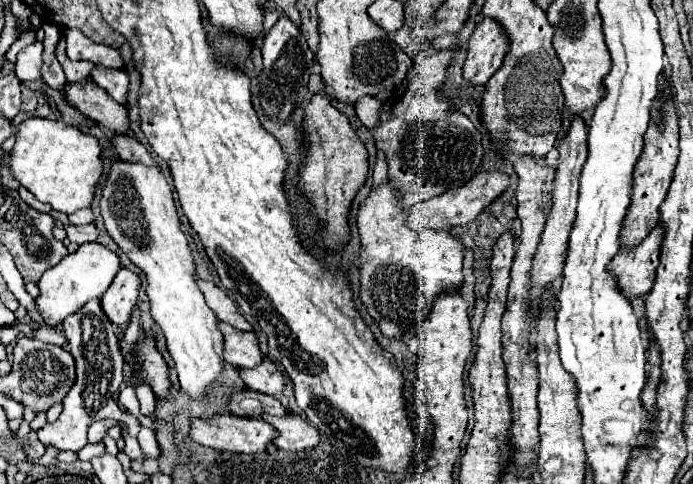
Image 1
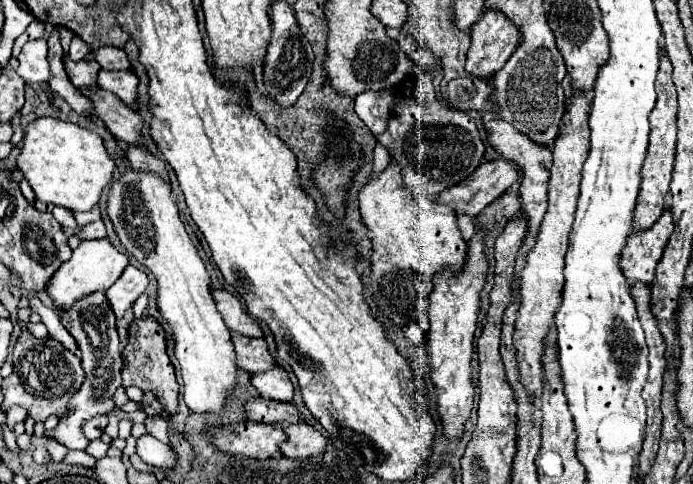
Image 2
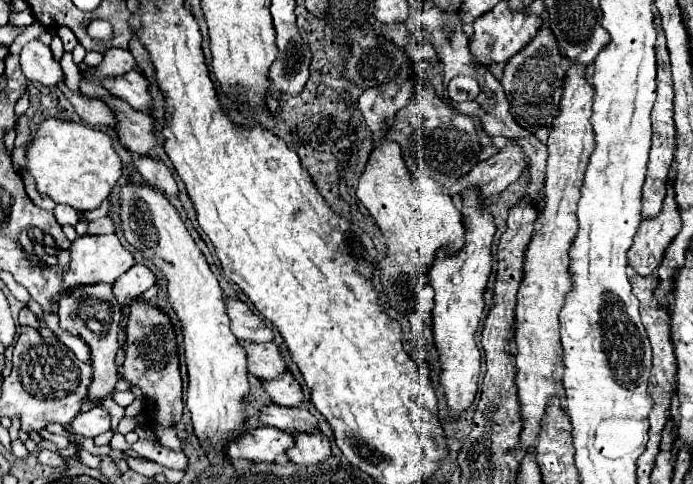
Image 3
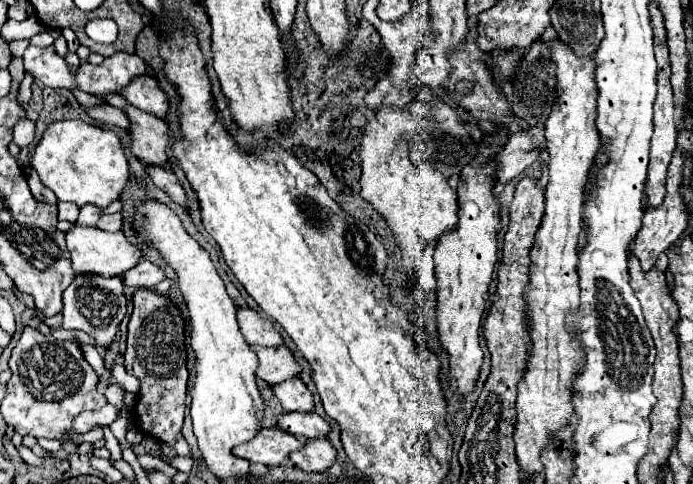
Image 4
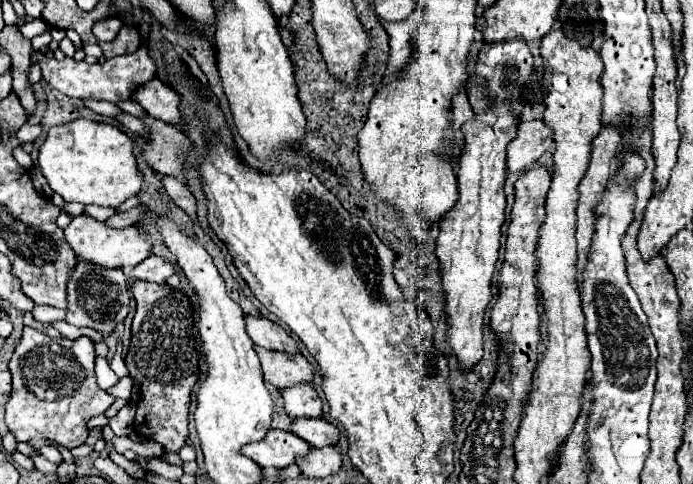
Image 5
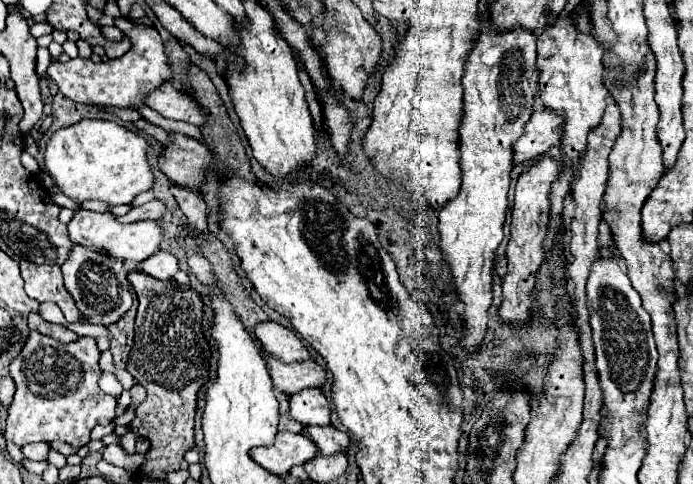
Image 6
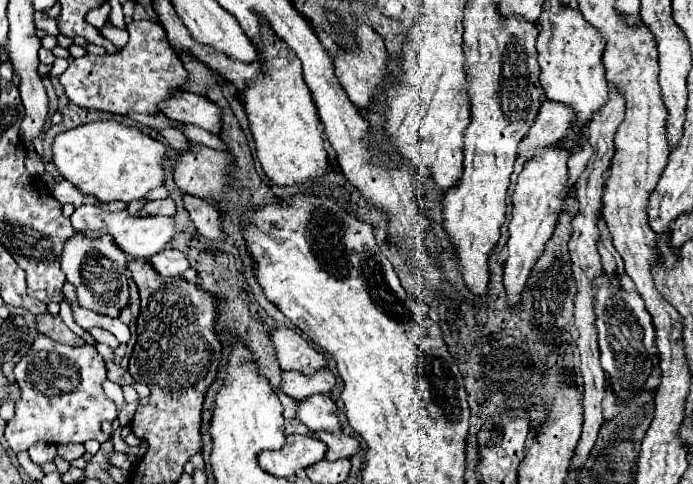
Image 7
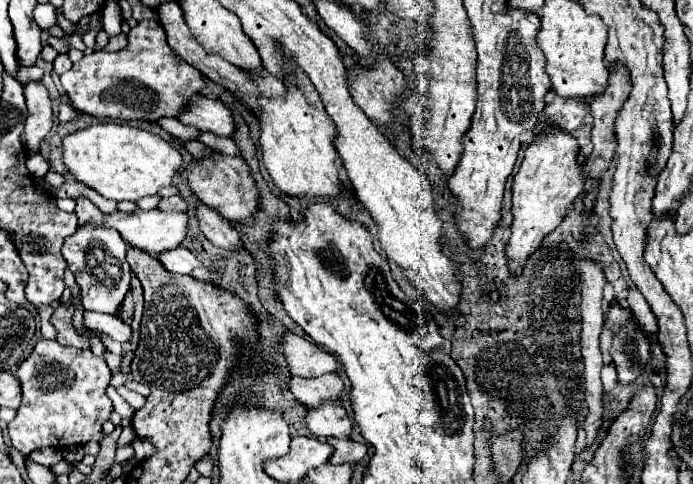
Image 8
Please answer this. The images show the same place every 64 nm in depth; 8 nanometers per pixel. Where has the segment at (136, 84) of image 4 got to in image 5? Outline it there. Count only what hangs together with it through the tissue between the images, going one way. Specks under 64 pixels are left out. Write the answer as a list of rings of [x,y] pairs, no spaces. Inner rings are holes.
[[[152,80],[150,84],[144,84],[134,92],[134,100],[154,118],[170,122],[174,126],[182,124],[182,112],[180,112],[180,94],[176,94],[168,84],[162,80]]]

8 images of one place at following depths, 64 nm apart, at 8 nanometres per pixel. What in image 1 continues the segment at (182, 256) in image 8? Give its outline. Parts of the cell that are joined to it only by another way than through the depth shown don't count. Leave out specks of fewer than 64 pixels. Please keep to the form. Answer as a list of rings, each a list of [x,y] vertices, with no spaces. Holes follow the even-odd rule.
[[[122,268],[110,288],[102,296],[102,310],[114,324],[128,322],[128,316],[138,300],[140,276],[128,268]]]

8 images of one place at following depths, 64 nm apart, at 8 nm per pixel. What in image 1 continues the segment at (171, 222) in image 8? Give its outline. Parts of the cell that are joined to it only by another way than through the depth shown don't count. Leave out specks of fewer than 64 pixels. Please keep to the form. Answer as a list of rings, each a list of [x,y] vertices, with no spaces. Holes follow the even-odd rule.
[[[88,242],[80,246],[74,254],[68,254],[58,266],[44,272],[44,276],[38,282],[40,296],[36,298],[36,302],[40,306],[40,314],[44,316],[44,322],[54,328],[62,324],[62,320],[68,314],[78,312],[88,300],[100,298],[108,290],[108,284],[112,284],[120,268],[122,268],[120,256],[108,250],[106,246],[102,246],[100,242]]]

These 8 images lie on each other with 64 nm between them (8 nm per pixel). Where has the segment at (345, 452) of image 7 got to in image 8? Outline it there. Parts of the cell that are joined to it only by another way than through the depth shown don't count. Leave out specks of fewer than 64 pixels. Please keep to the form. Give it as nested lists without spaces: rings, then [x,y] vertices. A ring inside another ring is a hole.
[[[330,438],[328,440],[332,446],[334,446],[334,456],[330,458],[332,464],[358,464],[360,460],[364,460],[366,456],[366,446],[364,444],[358,444],[354,440],[334,440]]]

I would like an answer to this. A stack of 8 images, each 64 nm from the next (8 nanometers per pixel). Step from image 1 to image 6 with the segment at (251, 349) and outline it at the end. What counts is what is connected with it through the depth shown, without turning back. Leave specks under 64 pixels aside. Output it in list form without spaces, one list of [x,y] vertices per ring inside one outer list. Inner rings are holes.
[[[268,356],[268,366],[274,388],[288,396],[302,392],[304,388],[322,388],[322,384],[328,380],[328,372],[312,360],[298,364],[282,364],[274,356]]]

